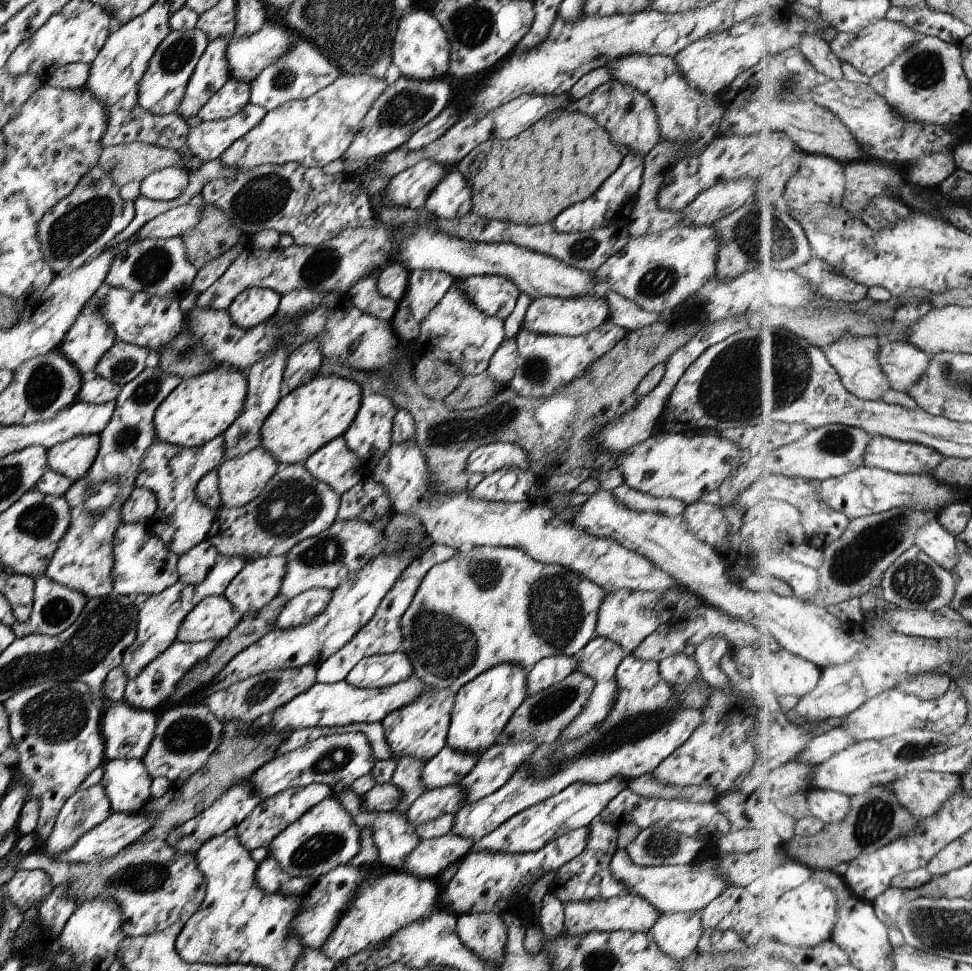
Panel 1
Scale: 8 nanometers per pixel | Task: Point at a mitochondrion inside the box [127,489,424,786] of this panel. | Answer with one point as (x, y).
(186, 735)

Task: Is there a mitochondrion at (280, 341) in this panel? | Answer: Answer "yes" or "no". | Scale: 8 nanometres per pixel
no

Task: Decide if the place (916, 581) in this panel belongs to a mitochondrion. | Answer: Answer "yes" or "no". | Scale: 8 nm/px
yes

